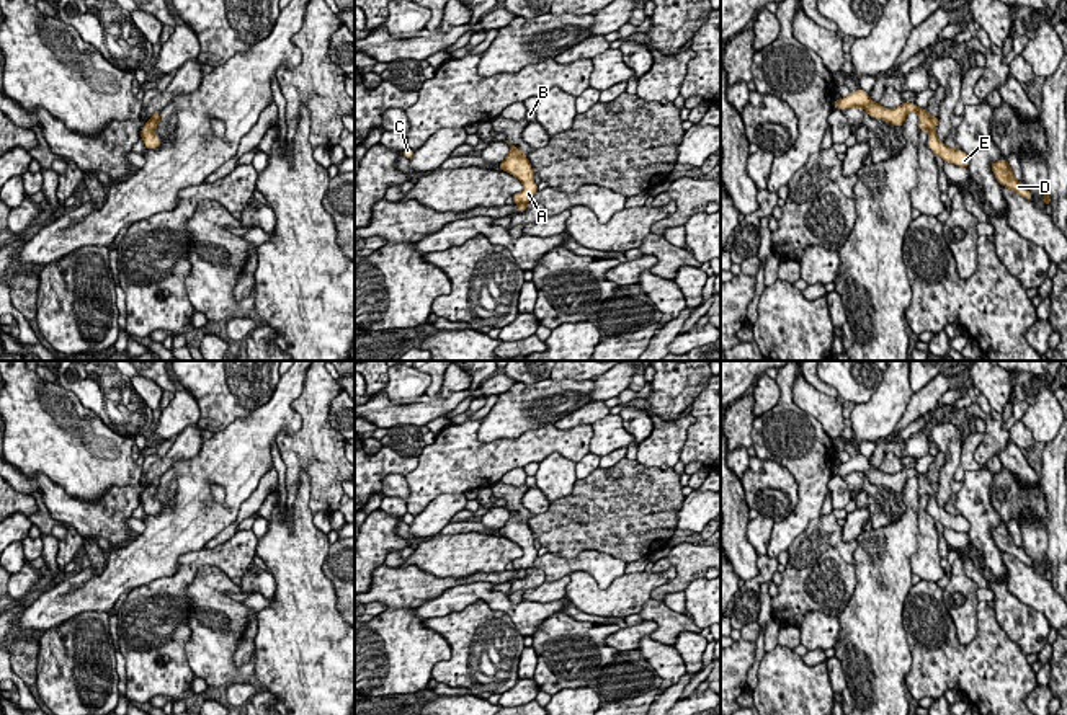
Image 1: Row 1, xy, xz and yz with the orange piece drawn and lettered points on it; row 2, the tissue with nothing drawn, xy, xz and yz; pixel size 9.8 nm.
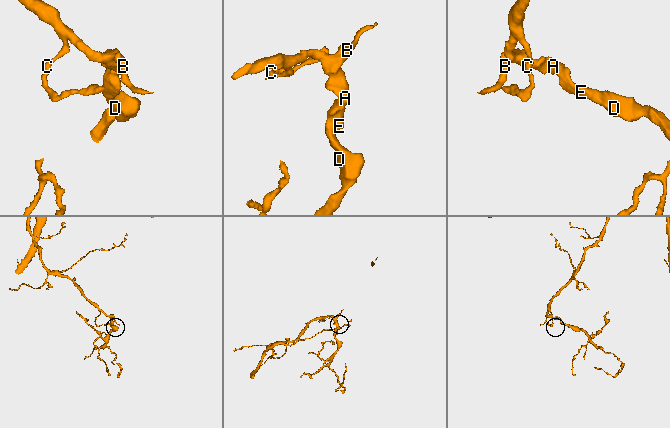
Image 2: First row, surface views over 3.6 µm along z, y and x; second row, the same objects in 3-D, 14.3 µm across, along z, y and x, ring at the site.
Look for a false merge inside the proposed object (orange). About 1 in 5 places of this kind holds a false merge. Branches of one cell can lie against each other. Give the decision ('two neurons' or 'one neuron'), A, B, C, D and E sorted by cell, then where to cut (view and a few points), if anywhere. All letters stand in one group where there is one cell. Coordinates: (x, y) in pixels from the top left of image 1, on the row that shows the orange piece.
one neuron; groups A B C D E; cut none

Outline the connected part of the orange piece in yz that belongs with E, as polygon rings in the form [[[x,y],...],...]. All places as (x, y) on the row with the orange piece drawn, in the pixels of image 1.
[[[858,88],[850,91],[848,96],[842,96],[833,101],[833,108],[838,108],[842,113],[848,108],[863,108],[871,118],[882,119],[889,124],[902,127],[909,113],[915,111],[918,114],[918,131],[928,131],[928,147],[931,152],[943,158],[943,162],[954,163],[958,167],[969,168],[971,158],[961,149],[949,149],[936,135],[938,116],[931,116],[925,108],[917,106],[915,103],[904,101],[899,108],[884,108],[881,103],[874,103],[869,98],[869,93]]]

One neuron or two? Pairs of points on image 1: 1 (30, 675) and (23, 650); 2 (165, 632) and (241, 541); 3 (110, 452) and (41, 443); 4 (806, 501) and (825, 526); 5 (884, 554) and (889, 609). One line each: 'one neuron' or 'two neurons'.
1: one neuron
2: one neuron
3: one neuron
4: two neurons
5: one neuron

